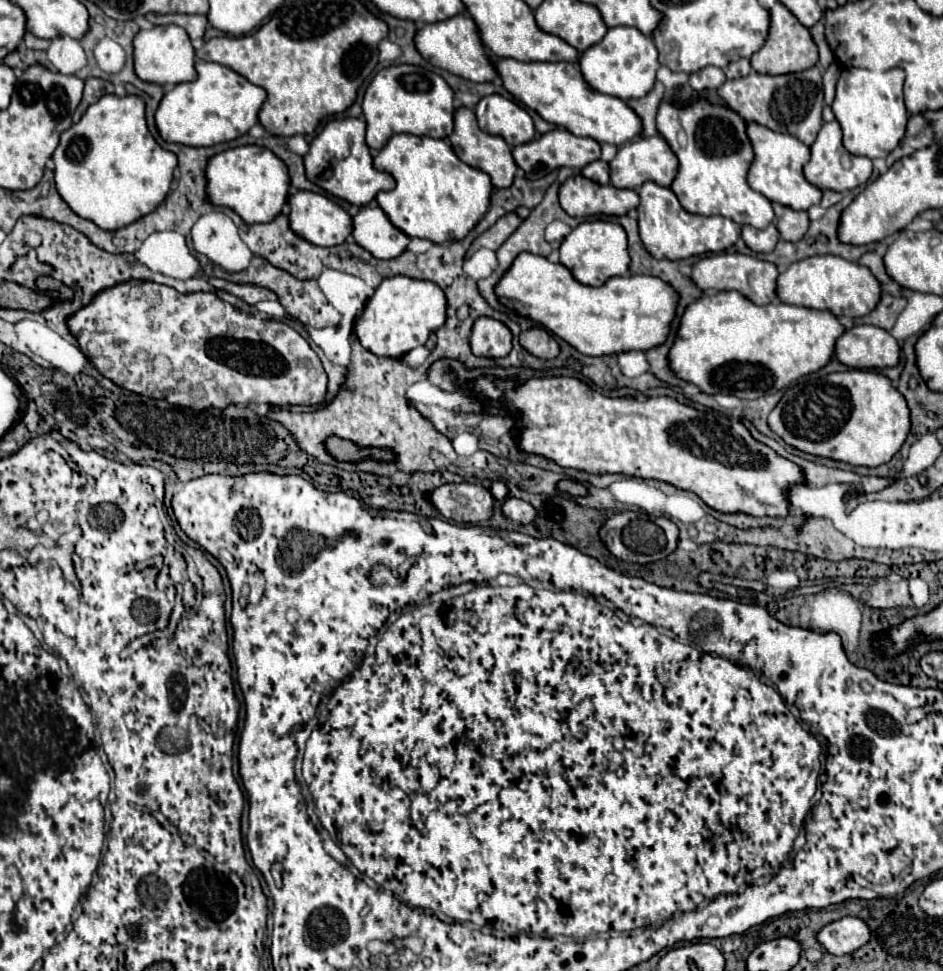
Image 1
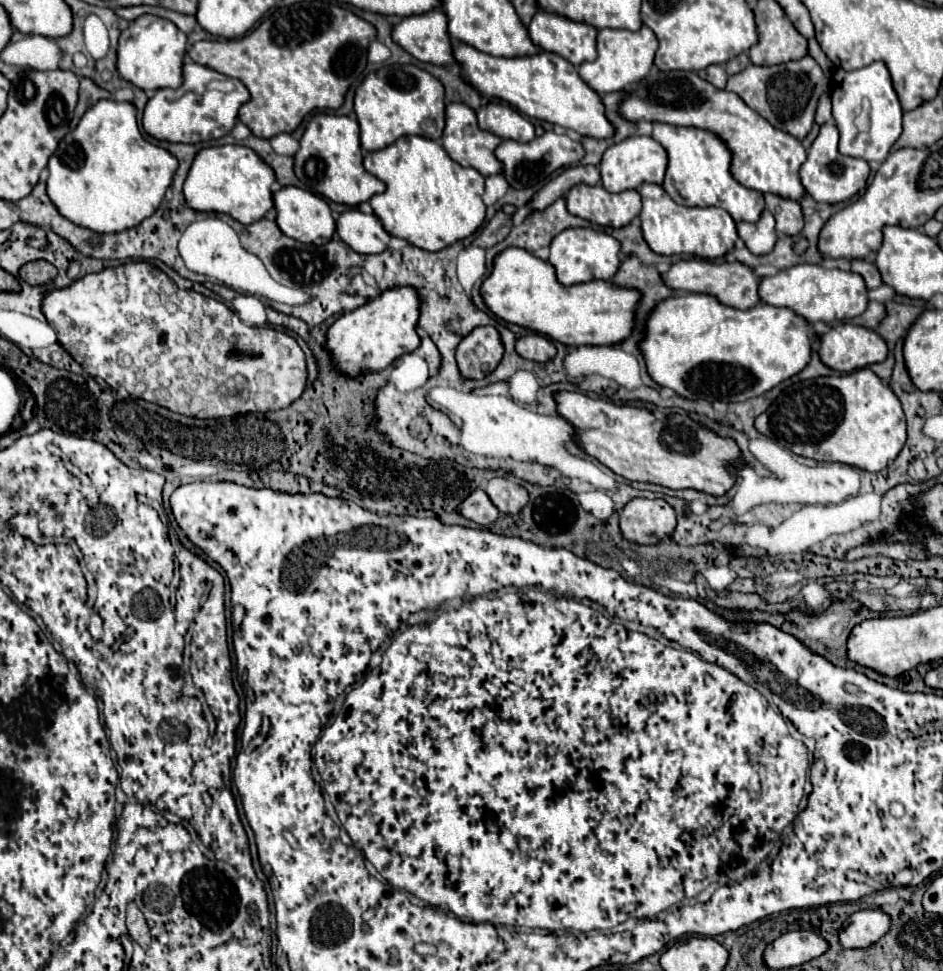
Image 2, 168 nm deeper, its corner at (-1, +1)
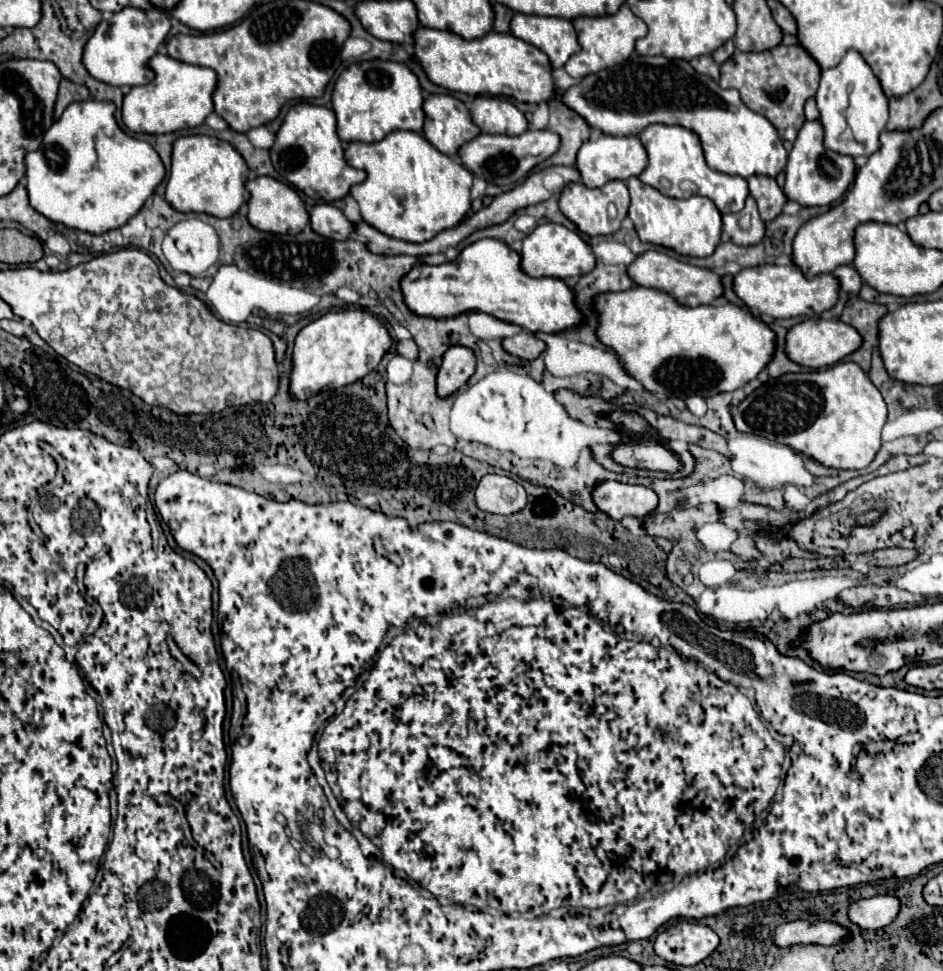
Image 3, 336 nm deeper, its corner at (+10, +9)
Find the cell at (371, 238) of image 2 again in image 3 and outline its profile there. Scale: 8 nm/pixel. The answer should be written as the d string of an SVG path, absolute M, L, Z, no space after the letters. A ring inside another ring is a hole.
M328 203L314 205L310 215L310 227L314 233L330 239L348 239L352 235L352 221L344 217L340 209Z

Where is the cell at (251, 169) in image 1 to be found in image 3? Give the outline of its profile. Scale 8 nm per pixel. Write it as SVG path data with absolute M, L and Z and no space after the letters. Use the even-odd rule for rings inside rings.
M188 135L174 141L172 169L166 185L166 201L182 213L208 213L218 219L232 217L248 201L244 187L248 167L230 143L208 135Z

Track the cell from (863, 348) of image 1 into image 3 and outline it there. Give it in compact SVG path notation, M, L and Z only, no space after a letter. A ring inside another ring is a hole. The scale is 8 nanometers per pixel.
M806 319L796 323L792 329L786 333L784 349L786 357L798 365L804 365L808 369L820 369L820 367L830 367L856 351L860 347L860 335L856 335L854 327L848 327L846 323L840 323L838 319L826 321L826 319Z

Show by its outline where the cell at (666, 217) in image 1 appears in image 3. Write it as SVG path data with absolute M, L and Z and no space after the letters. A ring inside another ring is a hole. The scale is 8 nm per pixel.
M638 177L628 179L630 189L630 219L642 241L668 247L686 257L708 257L720 243L722 215L716 205L702 195L692 195L688 199L672 199L662 195L650 185L644 185Z

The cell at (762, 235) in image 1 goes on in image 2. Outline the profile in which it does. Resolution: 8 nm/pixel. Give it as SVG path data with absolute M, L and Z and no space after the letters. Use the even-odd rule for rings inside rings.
M767 209L763 211L757 223L745 223L745 221L737 223L737 231L739 231L739 237L745 241L747 249L755 255L771 253L771 249L775 247L775 241L777 241L775 219Z

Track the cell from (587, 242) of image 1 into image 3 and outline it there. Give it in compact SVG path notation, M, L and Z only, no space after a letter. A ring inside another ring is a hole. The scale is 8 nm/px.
M542 223L532 233L526 235L520 249L520 269L530 277L556 277L564 281L578 279L580 275L586 275L596 265L596 259L592 257L588 245L580 239L578 233L566 229L558 223Z

